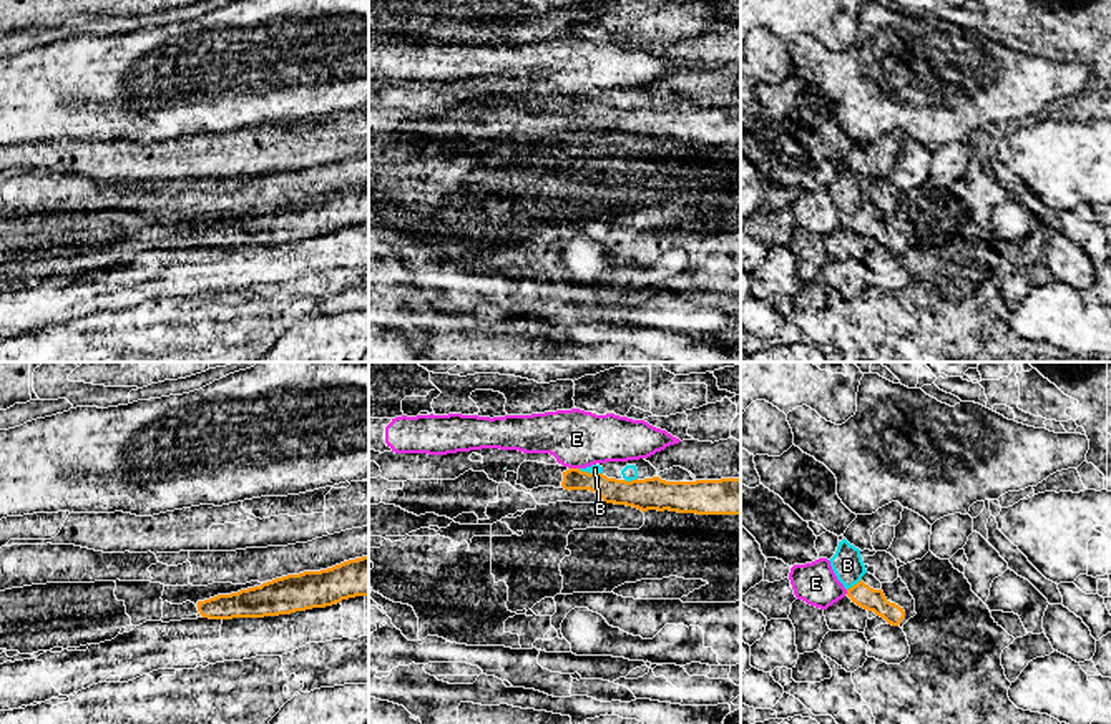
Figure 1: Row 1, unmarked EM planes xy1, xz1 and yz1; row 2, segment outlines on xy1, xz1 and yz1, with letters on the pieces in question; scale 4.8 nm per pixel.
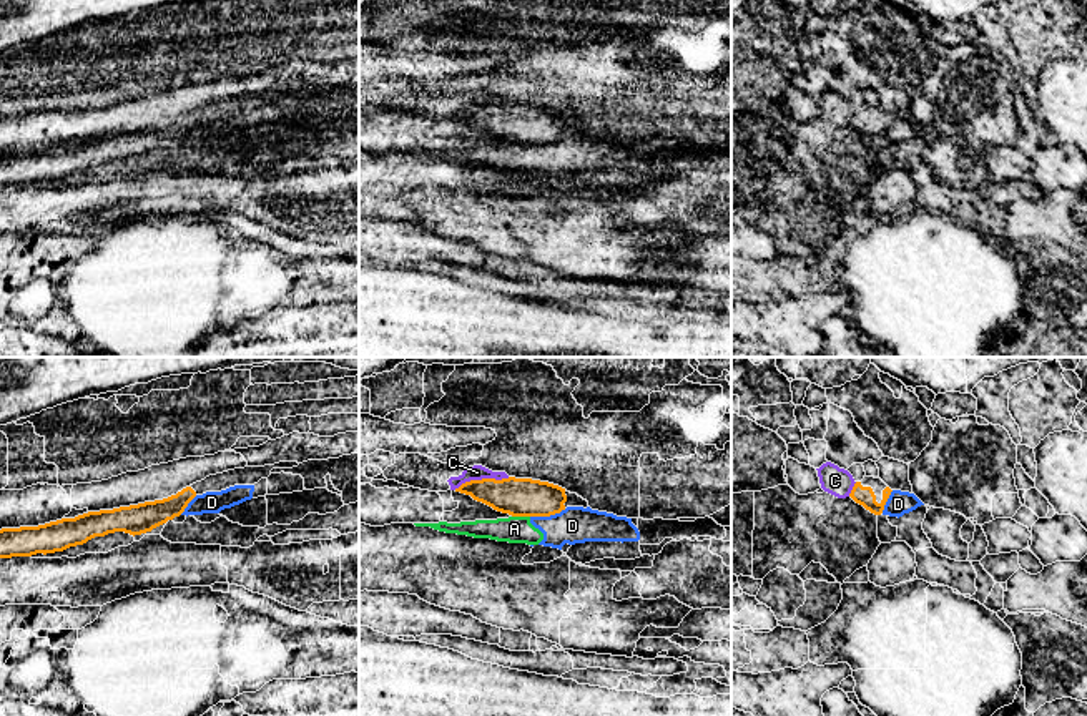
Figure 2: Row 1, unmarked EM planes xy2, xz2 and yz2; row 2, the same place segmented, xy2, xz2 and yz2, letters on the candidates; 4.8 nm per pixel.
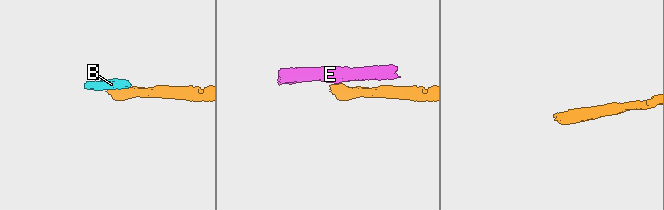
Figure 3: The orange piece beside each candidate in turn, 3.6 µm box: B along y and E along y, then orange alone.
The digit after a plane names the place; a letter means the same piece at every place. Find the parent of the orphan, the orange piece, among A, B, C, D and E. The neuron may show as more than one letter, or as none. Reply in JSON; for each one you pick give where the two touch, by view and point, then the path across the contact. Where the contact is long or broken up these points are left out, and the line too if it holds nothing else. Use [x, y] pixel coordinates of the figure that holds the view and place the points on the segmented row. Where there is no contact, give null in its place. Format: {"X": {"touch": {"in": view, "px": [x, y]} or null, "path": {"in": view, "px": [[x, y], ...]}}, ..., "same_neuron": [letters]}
{"same_neuron": []}

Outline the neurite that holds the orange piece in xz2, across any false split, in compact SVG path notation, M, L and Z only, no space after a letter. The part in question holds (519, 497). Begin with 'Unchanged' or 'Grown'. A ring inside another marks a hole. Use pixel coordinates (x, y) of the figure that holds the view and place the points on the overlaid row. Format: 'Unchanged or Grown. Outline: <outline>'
Grown. Outline: M482 478L462 483L455 492L512 517L550 517L567 507L588 507L588 502L565 488L532 478Z

